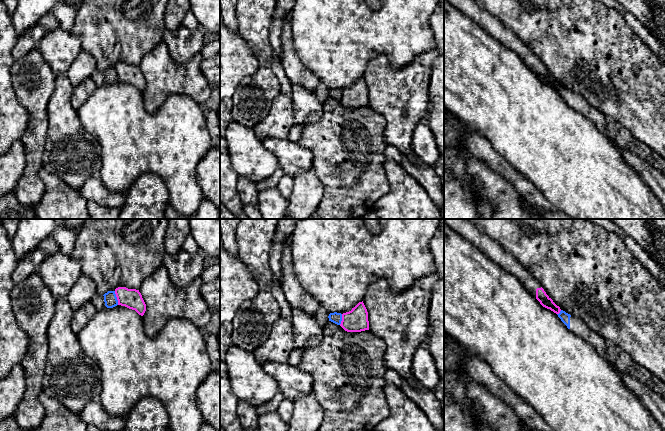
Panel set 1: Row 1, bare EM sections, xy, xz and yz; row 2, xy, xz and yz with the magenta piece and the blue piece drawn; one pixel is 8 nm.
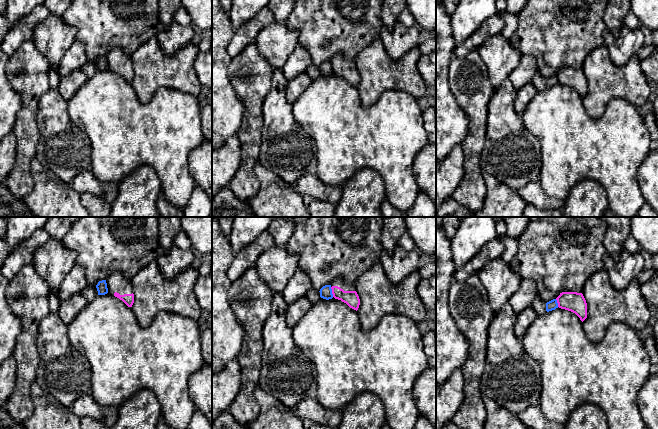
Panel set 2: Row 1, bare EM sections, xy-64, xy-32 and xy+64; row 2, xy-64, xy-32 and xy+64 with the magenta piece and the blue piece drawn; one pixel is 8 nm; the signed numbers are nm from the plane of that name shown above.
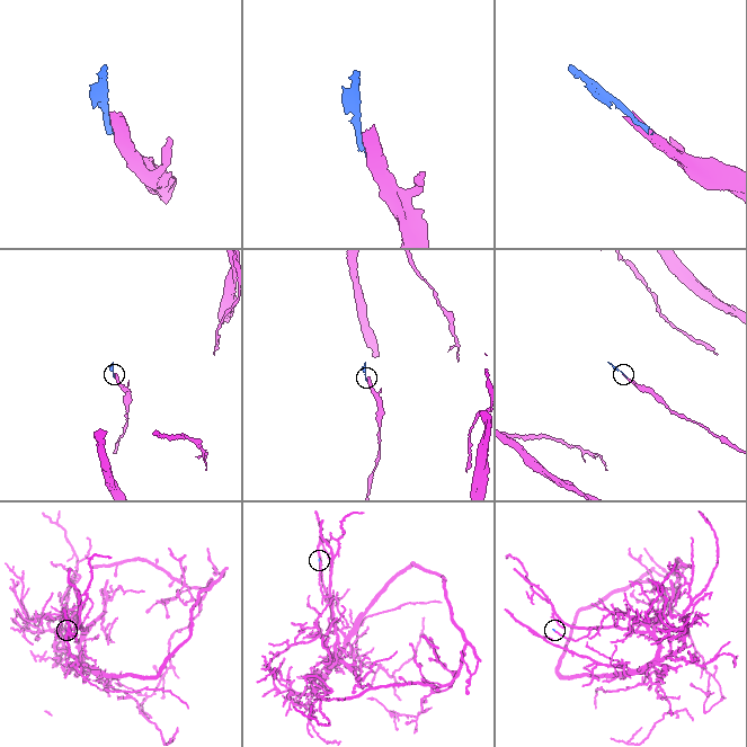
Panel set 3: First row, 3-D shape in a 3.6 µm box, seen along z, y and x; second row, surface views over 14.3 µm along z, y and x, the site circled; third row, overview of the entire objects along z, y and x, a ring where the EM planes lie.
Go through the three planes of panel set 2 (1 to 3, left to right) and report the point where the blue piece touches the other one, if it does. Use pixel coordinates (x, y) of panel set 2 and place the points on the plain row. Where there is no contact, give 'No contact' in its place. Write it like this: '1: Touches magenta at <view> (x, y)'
1: No contact
2: Touches magenta at xy-32 (332, 68)
3: Touches magenta at xy+64 (557, 78)

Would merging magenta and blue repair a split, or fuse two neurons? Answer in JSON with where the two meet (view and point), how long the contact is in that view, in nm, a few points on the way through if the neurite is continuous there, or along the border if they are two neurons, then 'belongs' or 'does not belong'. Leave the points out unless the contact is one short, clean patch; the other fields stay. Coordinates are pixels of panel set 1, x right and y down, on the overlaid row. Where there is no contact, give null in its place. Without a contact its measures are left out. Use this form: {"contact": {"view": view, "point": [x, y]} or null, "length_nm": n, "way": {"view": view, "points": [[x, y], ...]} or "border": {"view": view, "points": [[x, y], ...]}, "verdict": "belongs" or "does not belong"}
{"contact": {"view": "xy", "point": [117, 298]}, "length_nm": 120, "border": {"view": "xy", "points": [[114, 291], [118, 304]]}, "verdict": "does not belong"}

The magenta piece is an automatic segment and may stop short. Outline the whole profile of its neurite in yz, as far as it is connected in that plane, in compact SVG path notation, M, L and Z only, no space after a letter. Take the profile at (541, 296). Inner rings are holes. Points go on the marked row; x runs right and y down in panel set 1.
M444 219L444 222L455 232L470 241L482 253L500 265L505 271L514 275L524 288L534 296L540 304L559 314L561 309L546 294L534 277L500 244L482 234L472 223L466 219Z

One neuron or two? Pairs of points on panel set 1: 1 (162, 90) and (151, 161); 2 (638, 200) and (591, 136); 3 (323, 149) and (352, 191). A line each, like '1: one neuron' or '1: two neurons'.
1: two neurons
2: one neuron
3: one neuron

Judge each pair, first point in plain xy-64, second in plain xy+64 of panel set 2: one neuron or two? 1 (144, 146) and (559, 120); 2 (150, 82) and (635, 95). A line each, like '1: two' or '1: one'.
1: one
2: one

